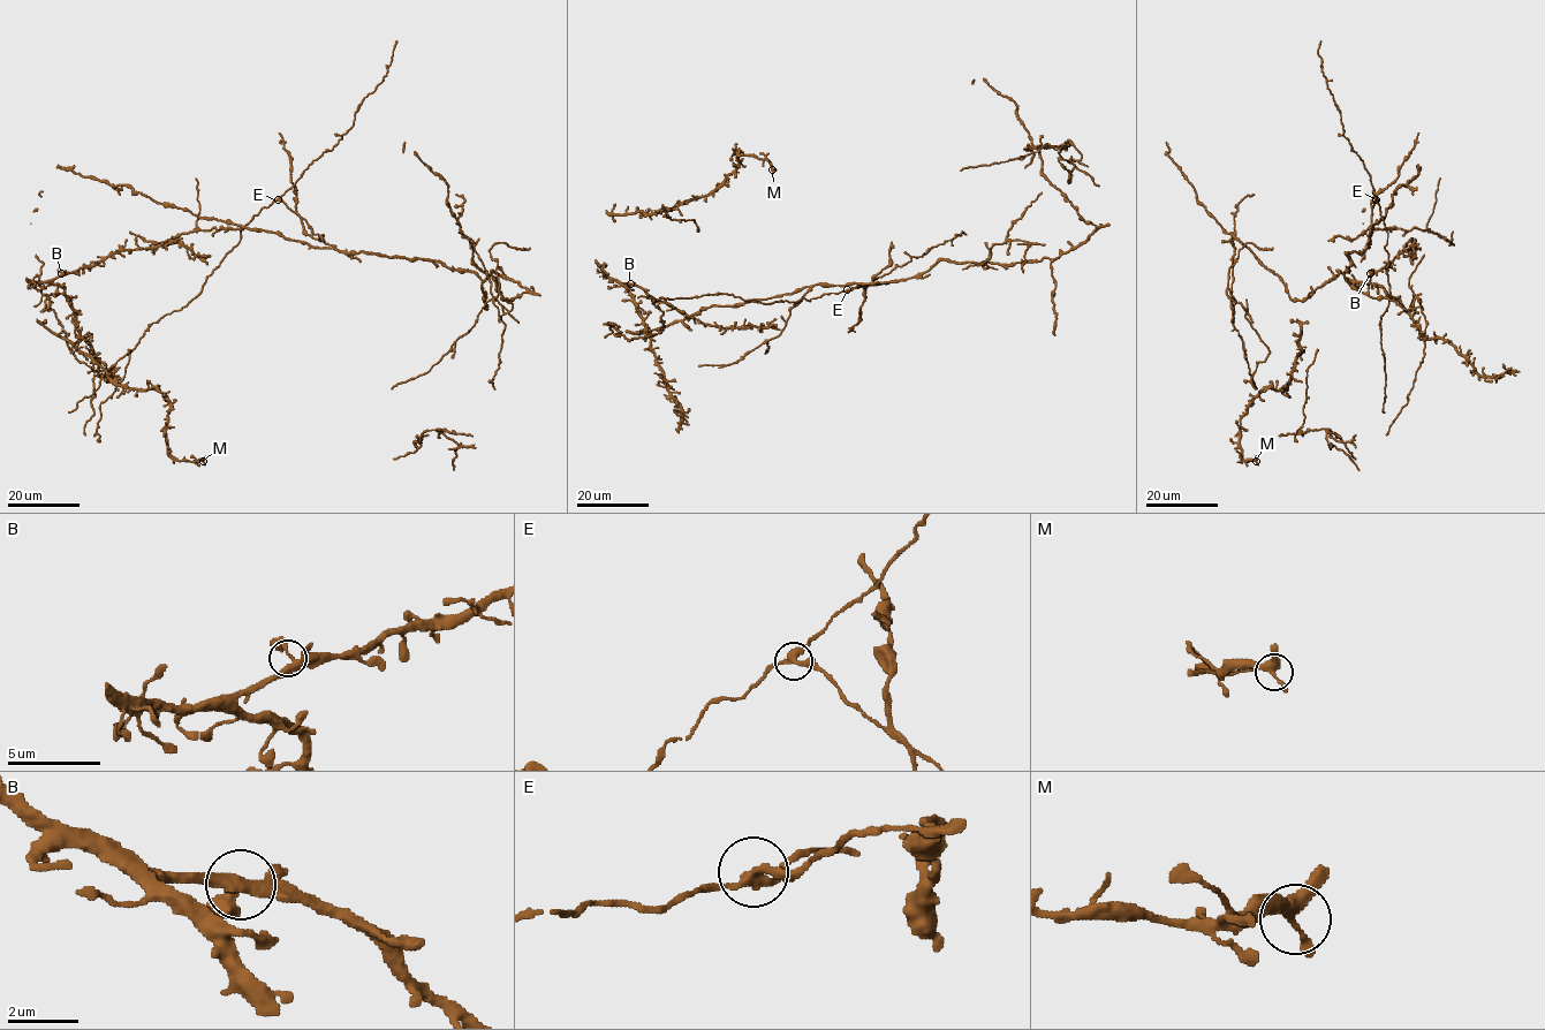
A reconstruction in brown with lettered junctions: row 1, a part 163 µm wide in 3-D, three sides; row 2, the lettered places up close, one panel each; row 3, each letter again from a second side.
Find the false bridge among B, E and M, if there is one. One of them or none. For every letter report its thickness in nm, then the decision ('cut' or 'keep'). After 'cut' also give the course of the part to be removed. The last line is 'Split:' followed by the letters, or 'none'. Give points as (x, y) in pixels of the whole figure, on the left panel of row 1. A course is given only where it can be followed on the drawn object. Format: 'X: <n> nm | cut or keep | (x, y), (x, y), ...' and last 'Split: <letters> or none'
B: 280 nm | keep
E: 280 nm | cut
M: 320 nm | keep
Split: E

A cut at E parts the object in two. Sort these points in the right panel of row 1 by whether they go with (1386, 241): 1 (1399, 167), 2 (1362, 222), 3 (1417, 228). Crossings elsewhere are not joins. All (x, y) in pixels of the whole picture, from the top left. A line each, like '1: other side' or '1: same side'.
1: other side
2: same side
3: other side

